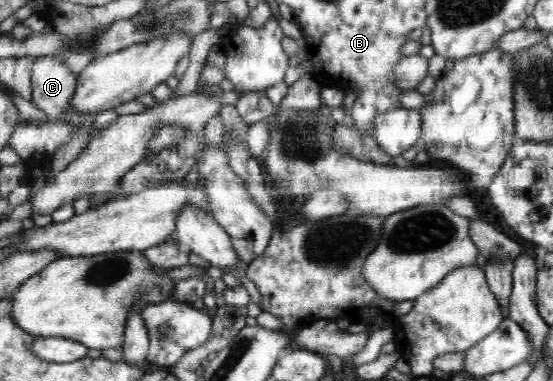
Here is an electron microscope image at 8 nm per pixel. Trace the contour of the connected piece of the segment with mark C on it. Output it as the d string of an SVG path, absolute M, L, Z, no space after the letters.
M56 56L36 59L31 70L31 102L54 120L70 111L69 103L76 93L77 77Z

